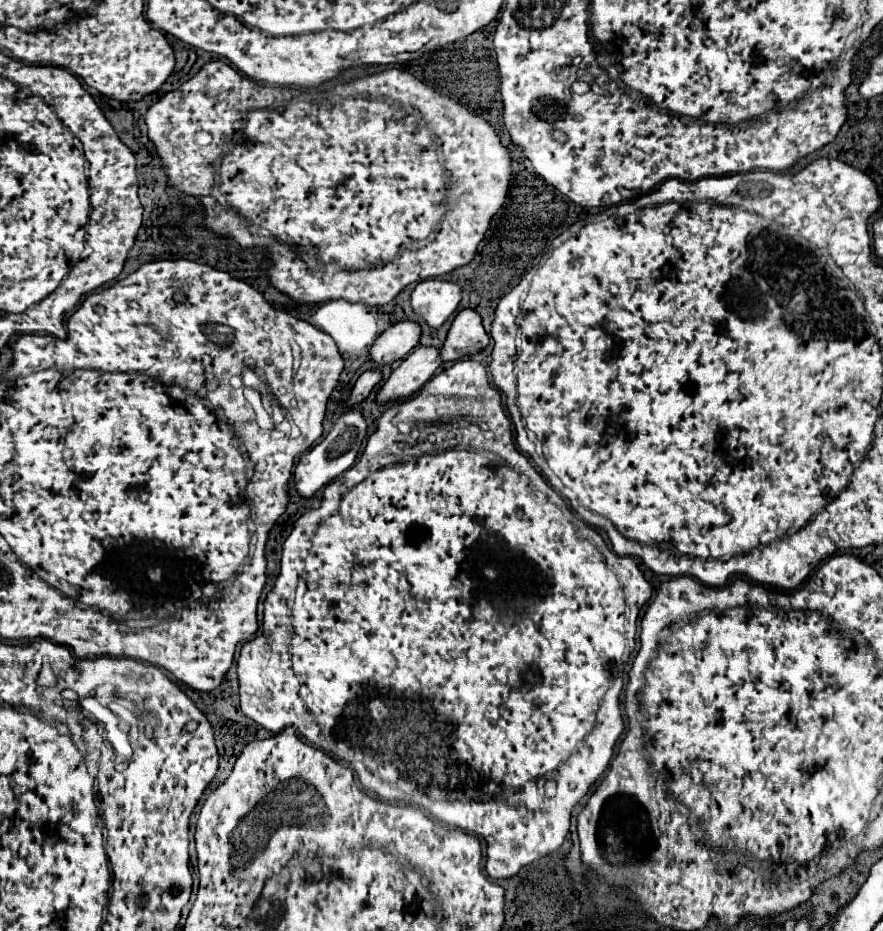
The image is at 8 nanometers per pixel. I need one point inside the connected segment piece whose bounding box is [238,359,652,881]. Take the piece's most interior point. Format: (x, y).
(415, 611)

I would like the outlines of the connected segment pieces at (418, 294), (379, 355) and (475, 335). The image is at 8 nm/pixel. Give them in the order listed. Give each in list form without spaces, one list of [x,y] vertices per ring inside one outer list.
[[[420,281],[412,293],[412,309],[430,327],[438,329],[456,311],[462,301],[462,289],[454,281]]]
[[[404,319],[400,323],[394,323],[370,347],[372,365],[384,367],[404,359],[418,345],[420,333],[422,333],[422,327],[418,321]]]
[[[462,309],[448,331],[446,343],[440,349],[444,361],[456,361],[480,353],[488,345],[488,335],[482,325],[482,317],[474,309]]]

